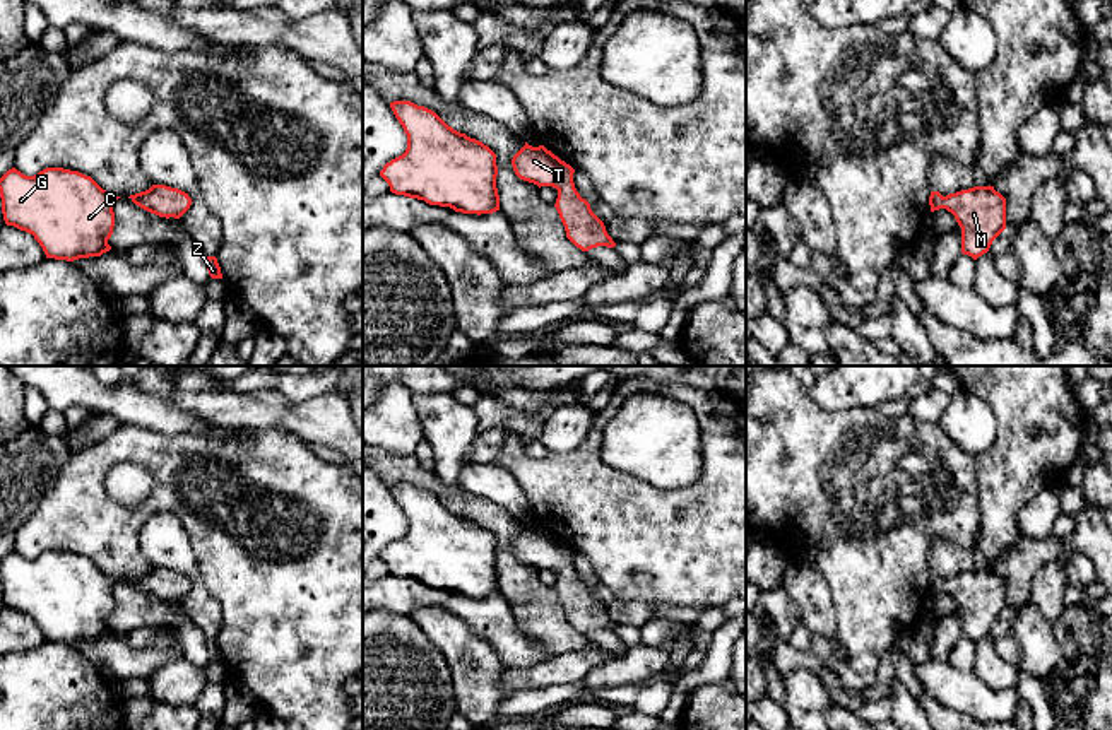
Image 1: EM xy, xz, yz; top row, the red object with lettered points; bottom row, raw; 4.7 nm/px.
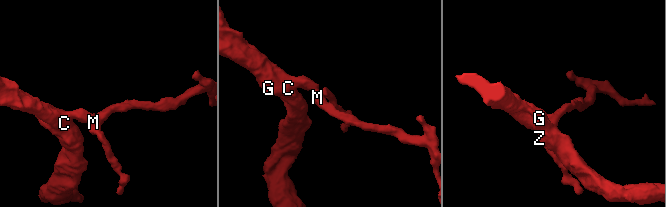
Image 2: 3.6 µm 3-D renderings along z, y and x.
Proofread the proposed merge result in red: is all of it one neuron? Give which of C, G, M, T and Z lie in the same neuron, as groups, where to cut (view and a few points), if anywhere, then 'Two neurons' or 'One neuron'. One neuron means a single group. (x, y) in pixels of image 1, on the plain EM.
Groups: C G M T Z. No split. One neuron

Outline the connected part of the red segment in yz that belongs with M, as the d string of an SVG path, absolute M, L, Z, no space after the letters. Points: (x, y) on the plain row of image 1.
M973 569L943 580L931 574L931 595L946 592L961 610L961 636L977 643L1006 612L1006 581L994 569Z

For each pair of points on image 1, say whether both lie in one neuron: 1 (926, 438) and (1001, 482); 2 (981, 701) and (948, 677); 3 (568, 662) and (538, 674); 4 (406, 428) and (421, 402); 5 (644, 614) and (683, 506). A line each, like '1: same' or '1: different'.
1: different
2: same
3: same
4: different
5: different

